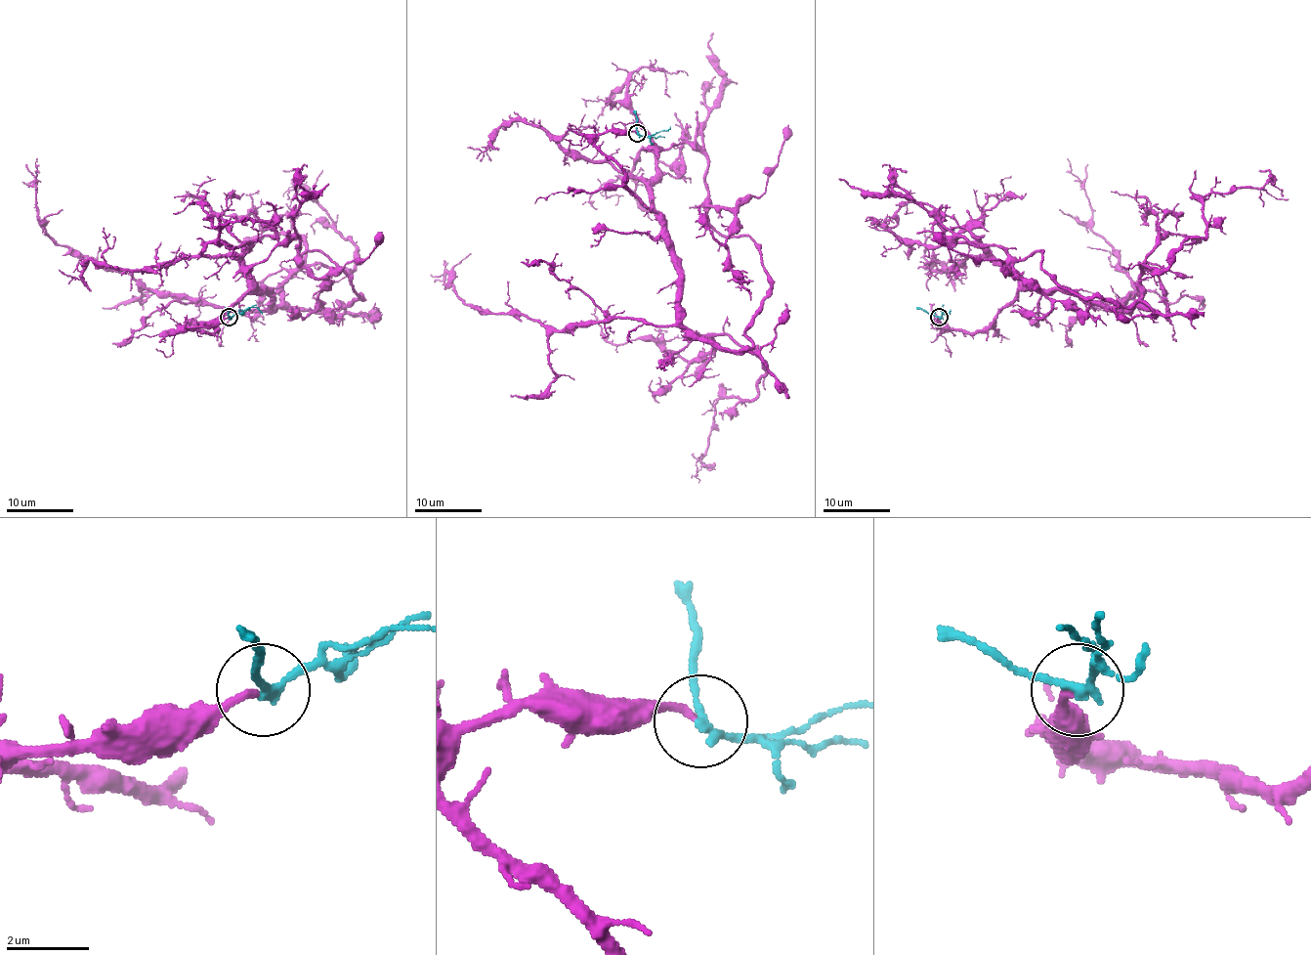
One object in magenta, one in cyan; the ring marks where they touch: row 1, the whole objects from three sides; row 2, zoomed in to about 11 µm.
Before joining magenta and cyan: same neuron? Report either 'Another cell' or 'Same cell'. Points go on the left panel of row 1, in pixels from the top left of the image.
Same cell

